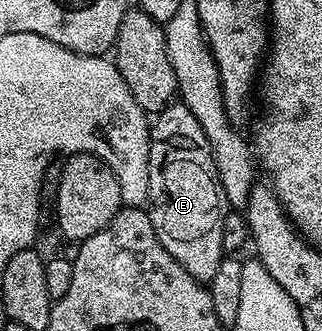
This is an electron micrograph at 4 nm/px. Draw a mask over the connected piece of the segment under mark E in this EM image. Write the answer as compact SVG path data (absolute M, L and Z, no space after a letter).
M175 100L154 115L149 144L149 172L145 189L145 209L151 217L157 240L199 282L209 284L225 256L221 244L221 224L229 213L225 189L214 164L205 132L193 112Z

